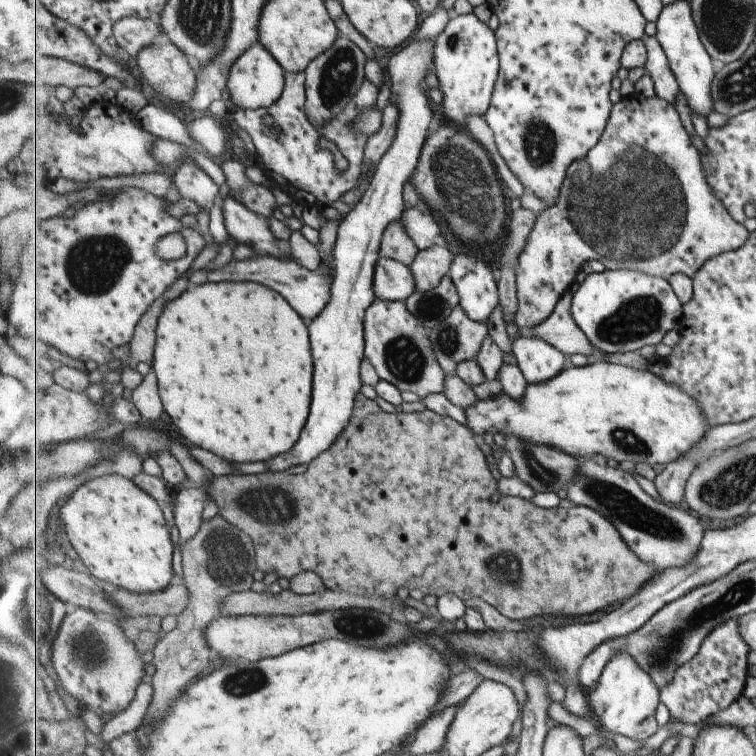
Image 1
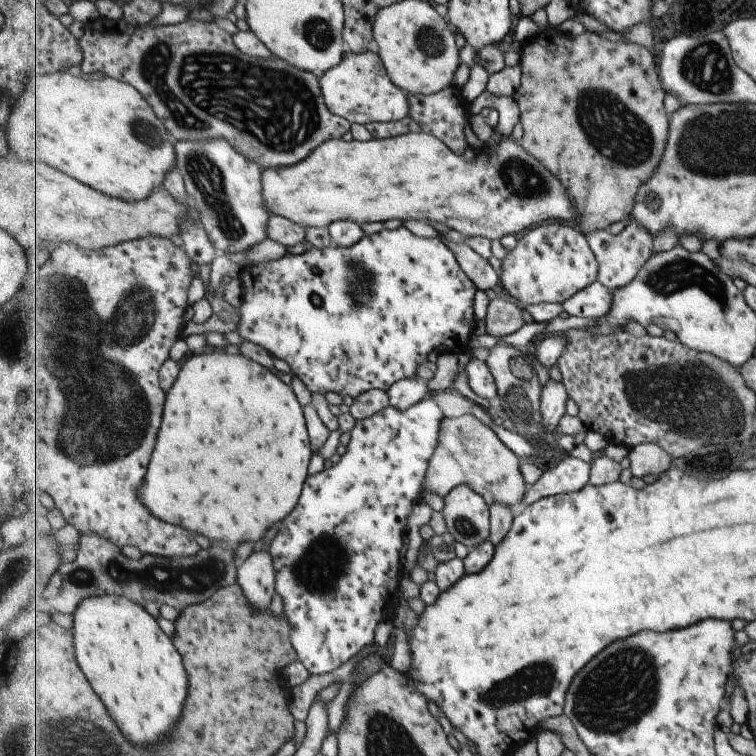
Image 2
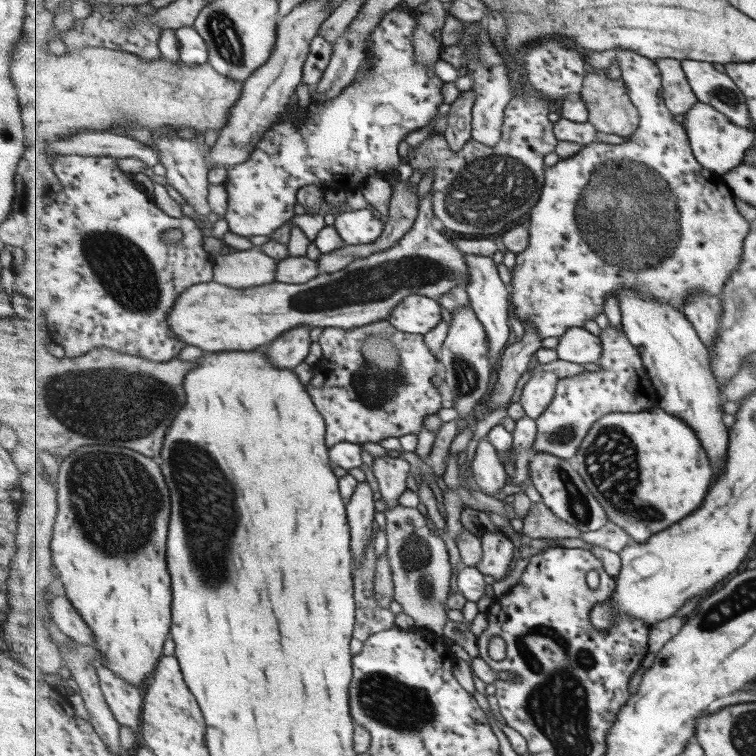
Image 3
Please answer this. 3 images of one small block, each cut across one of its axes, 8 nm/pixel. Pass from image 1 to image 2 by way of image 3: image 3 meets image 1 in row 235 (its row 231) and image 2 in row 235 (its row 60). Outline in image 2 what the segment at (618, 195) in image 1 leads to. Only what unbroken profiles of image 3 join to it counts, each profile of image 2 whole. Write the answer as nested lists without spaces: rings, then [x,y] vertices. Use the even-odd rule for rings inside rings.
[[[631,222],[615,236],[605,230],[593,231],[587,238],[599,261],[598,280],[612,292],[631,283],[654,255],[654,234],[641,223]]]

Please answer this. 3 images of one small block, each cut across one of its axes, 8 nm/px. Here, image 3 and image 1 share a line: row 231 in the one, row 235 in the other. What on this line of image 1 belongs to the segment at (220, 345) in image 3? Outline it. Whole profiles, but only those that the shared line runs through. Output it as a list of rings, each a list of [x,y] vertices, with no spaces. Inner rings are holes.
[[[405,208],[400,221],[405,224],[407,234],[413,238],[420,251],[433,248],[437,235],[443,234],[440,220],[431,210],[423,212],[419,208]]]

